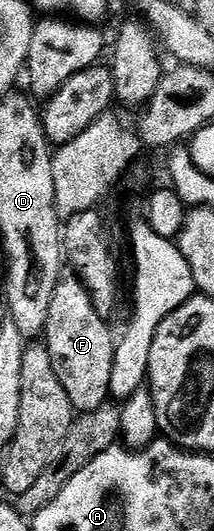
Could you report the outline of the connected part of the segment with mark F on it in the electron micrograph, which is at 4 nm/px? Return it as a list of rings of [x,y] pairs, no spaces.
[[[75,272],[61,273],[58,288],[54,288],[54,300],[50,300],[50,316],[42,338],[50,352],[54,372],[58,372],[58,380],[62,380],[66,396],[70,396],[72,409],[80,414],[102,408],[110,398],[110,371],[114,369],[116,342],[108,326],[111,325],[105,318],[98,316],[80,277]]]

